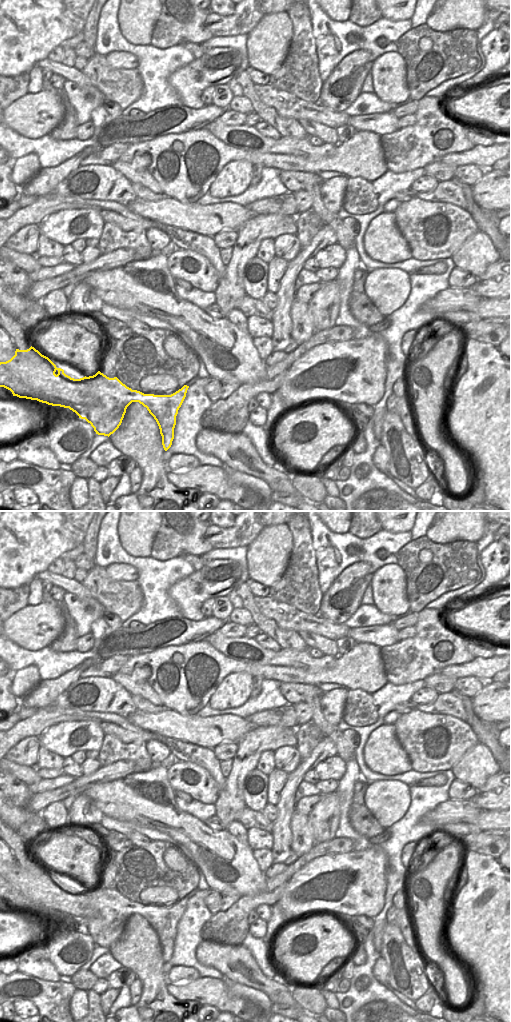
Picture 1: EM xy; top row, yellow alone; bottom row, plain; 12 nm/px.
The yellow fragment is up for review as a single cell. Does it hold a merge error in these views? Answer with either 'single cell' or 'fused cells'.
fused cells

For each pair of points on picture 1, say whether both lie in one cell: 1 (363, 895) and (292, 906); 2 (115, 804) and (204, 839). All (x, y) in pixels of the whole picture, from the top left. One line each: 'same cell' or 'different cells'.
1: same cell
2: same cell

